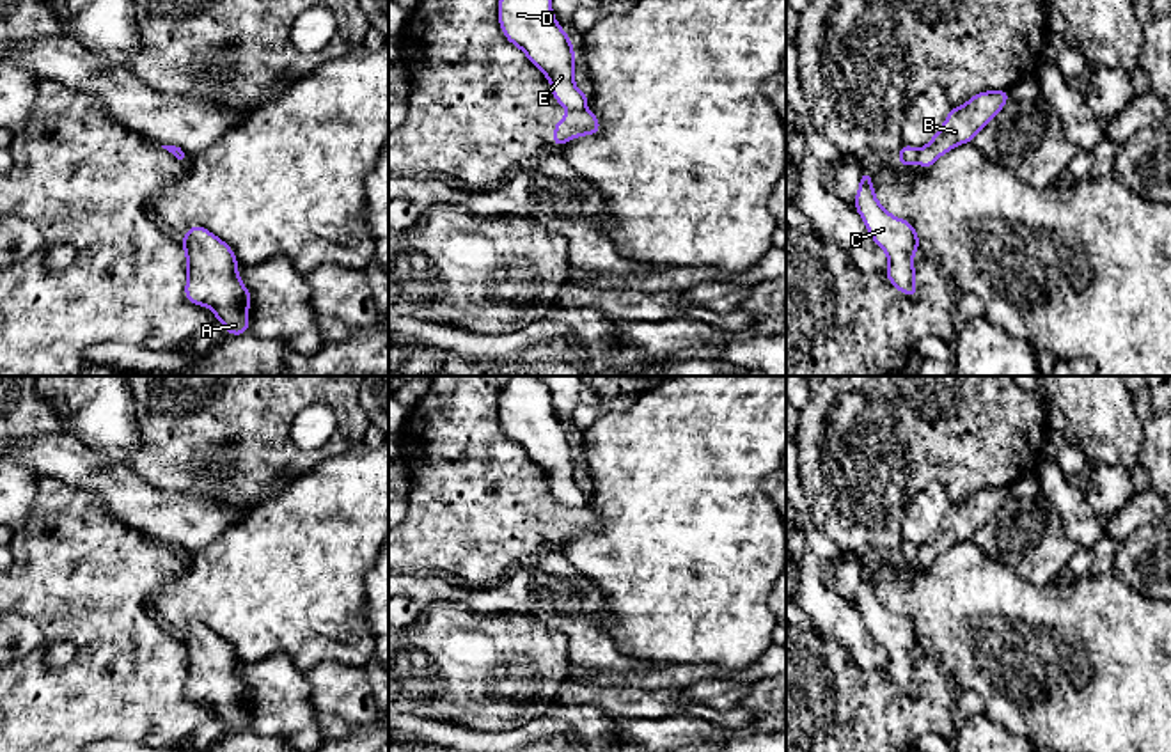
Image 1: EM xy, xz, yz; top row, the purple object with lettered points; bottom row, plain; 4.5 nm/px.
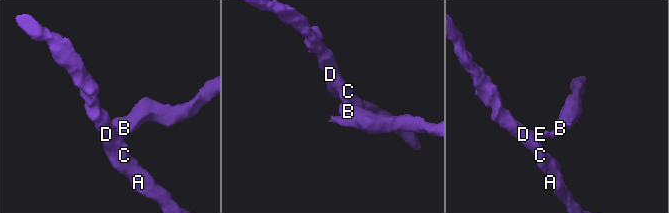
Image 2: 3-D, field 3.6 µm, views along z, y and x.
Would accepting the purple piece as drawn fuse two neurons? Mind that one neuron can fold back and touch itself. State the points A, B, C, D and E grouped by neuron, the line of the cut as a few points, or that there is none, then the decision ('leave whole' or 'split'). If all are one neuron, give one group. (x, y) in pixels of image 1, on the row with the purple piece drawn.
A C D E / B | xz (582, 109), (572, 112) | split

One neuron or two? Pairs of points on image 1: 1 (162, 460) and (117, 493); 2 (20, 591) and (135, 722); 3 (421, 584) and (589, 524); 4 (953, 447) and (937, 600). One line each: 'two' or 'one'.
1: two
2: one
3: two
4: two

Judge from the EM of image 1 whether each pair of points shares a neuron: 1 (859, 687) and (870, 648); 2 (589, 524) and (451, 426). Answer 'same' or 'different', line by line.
1: different
2: same

